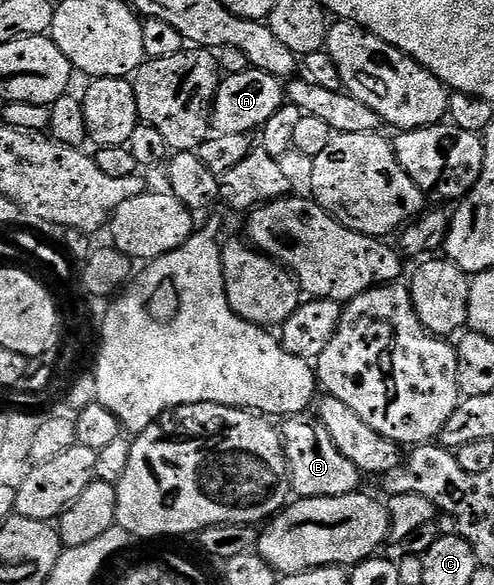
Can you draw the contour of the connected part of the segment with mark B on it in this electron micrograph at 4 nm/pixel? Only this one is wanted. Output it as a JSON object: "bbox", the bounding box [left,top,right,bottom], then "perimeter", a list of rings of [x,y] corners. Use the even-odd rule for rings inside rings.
{"bbox":[281,416,361,498],"perimeter":[[[295,416],[281,426],[283,435],[283,451],[287,457],[287,470],[291,473],[291,488],[299,498],[336,498],[337,496],[345,496],[346,494],[354,494],[360,489],[359,481],[361,475],[359,469],[349,460],[345,460],[345,456],[341,456],[341,452],[337,452],[337,444],[333,444],[333,440],[329,436],[329,432],[325,432],[325,428],[319,425],[318,421],[311,420],[303,416]]]}

